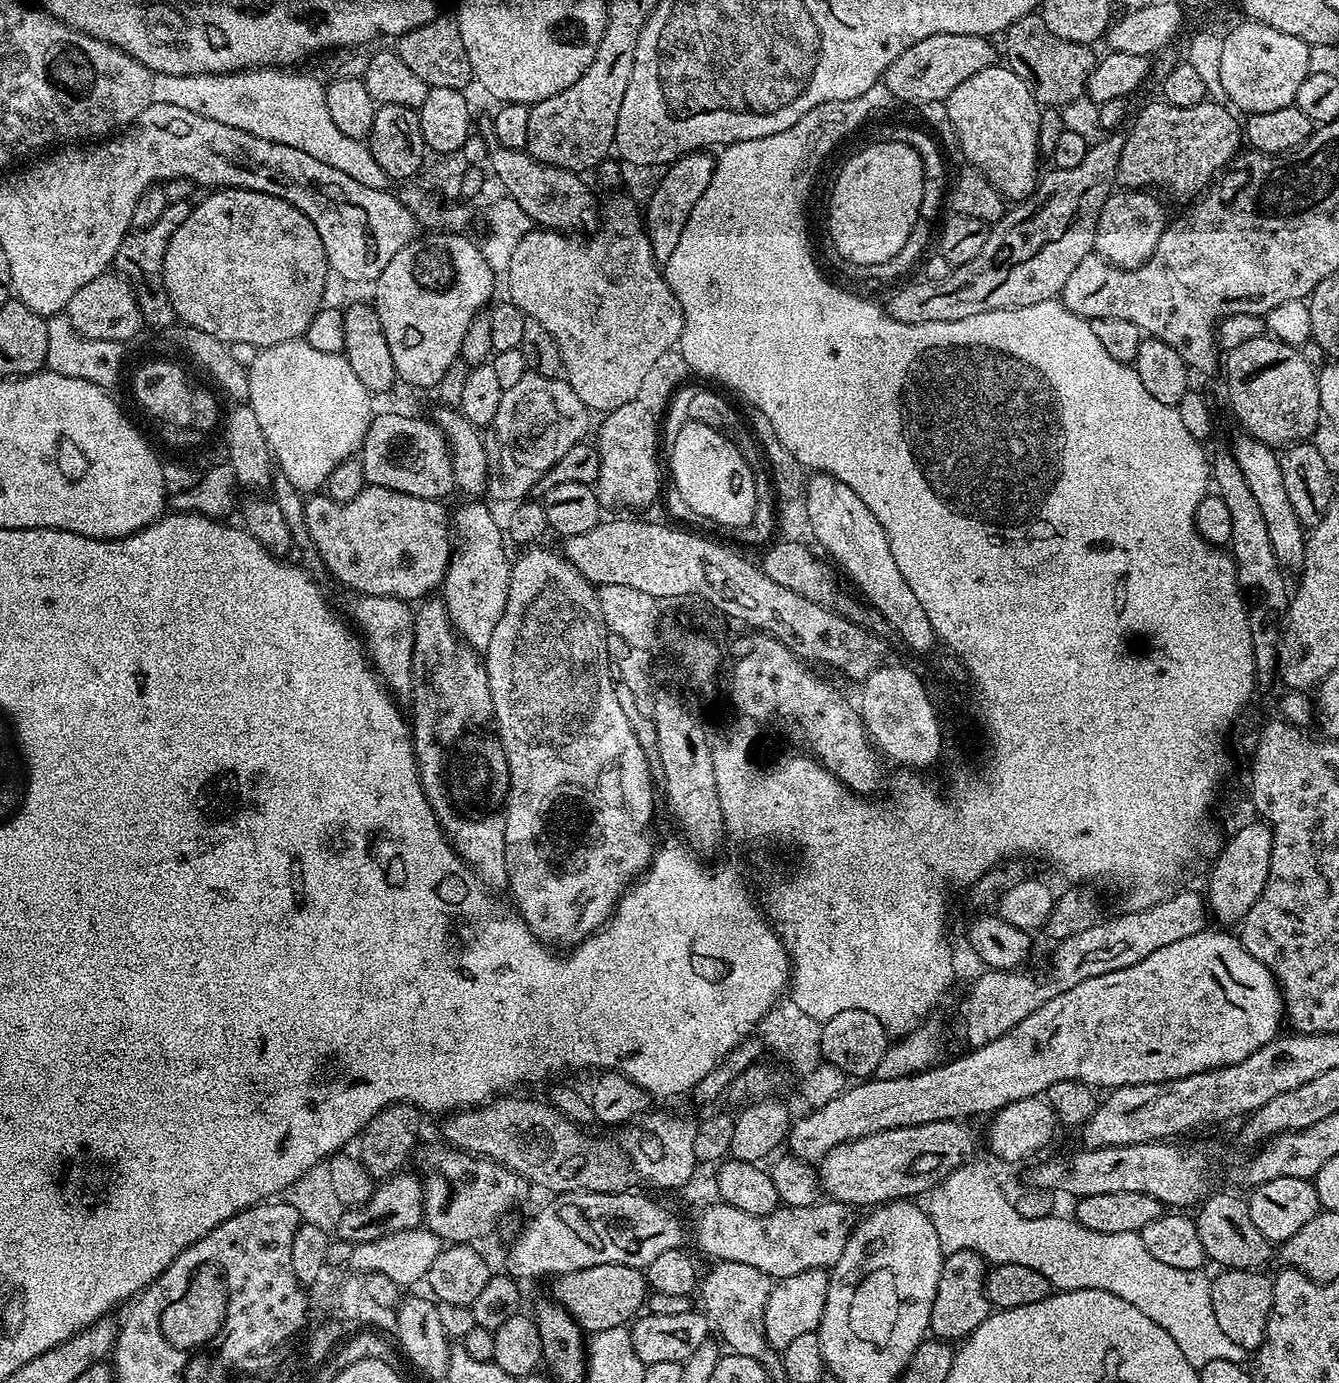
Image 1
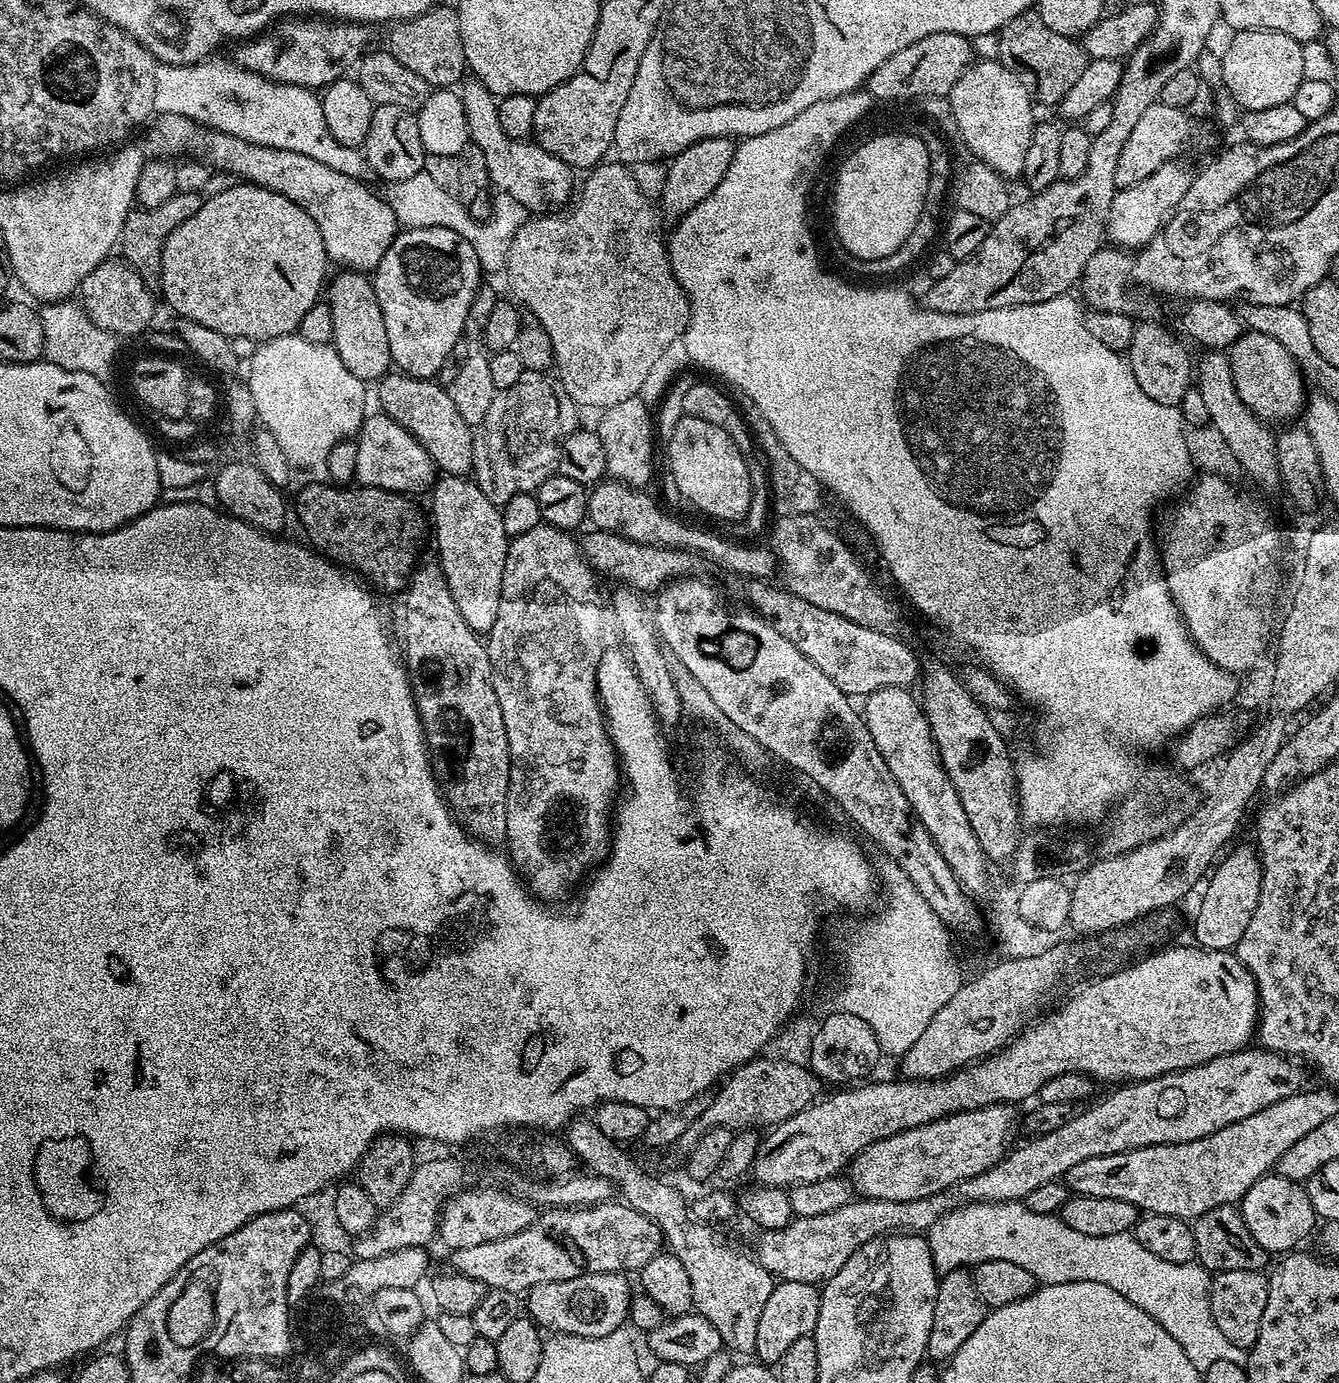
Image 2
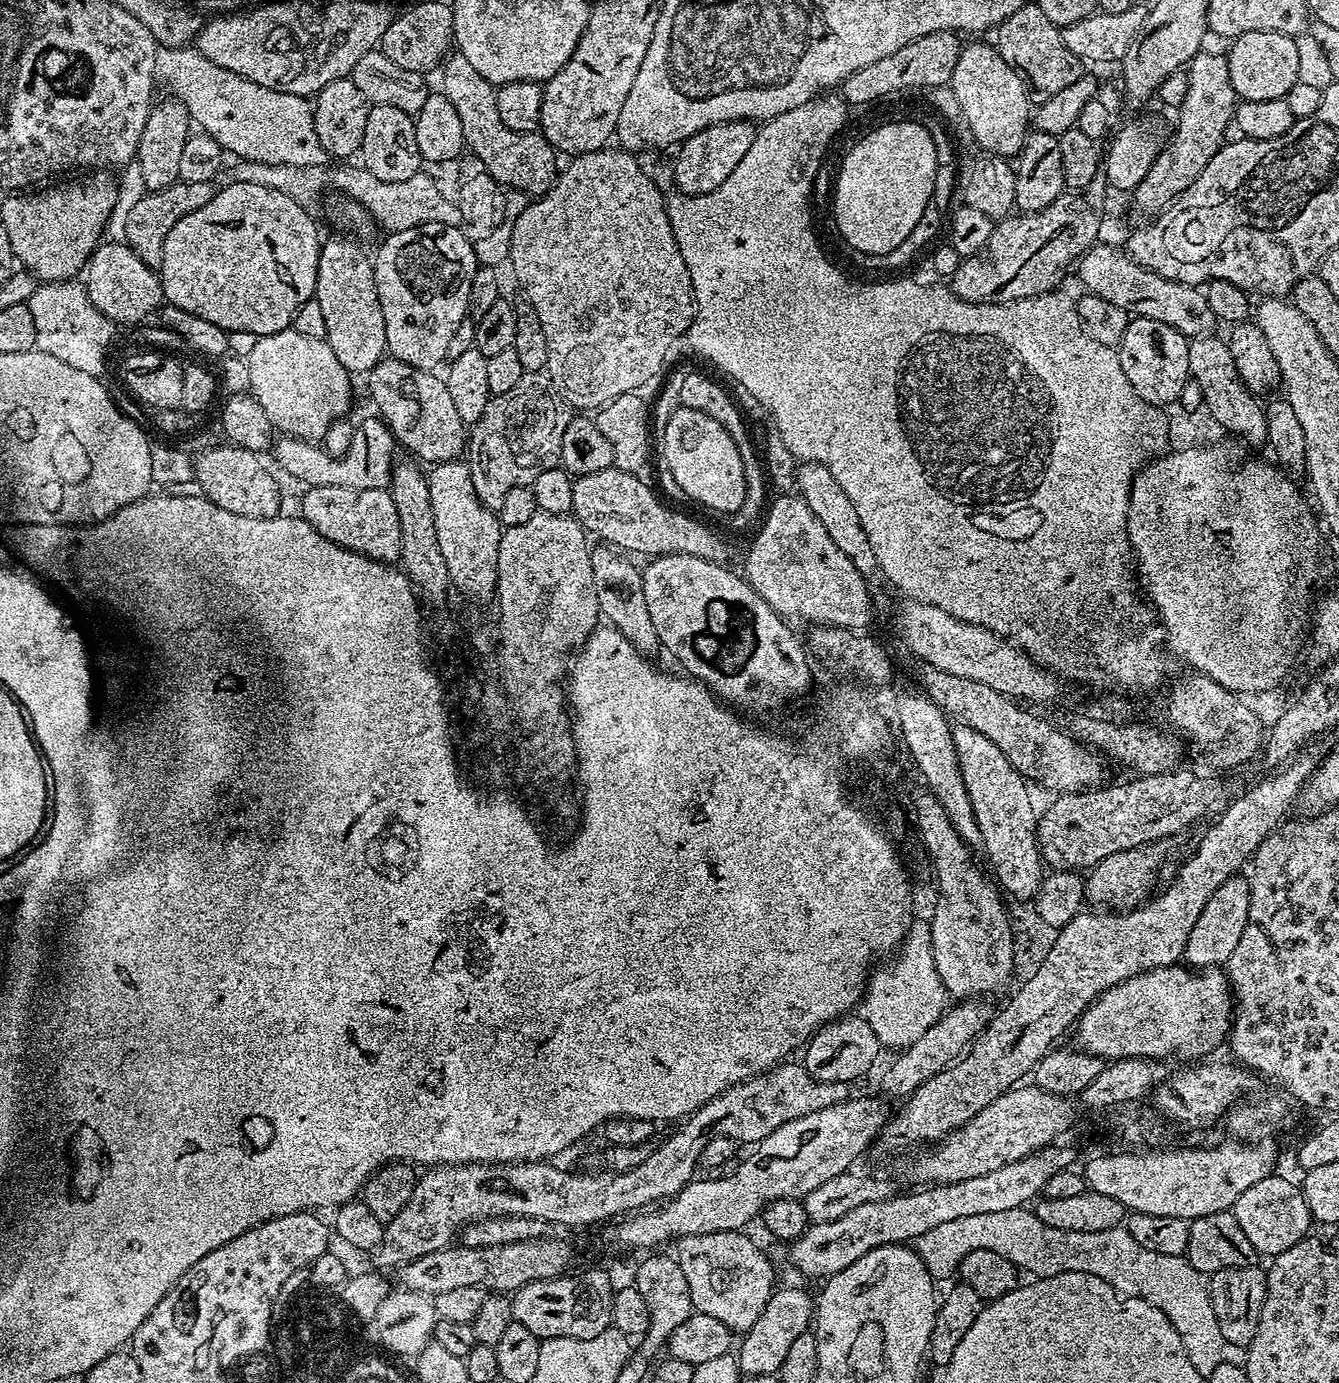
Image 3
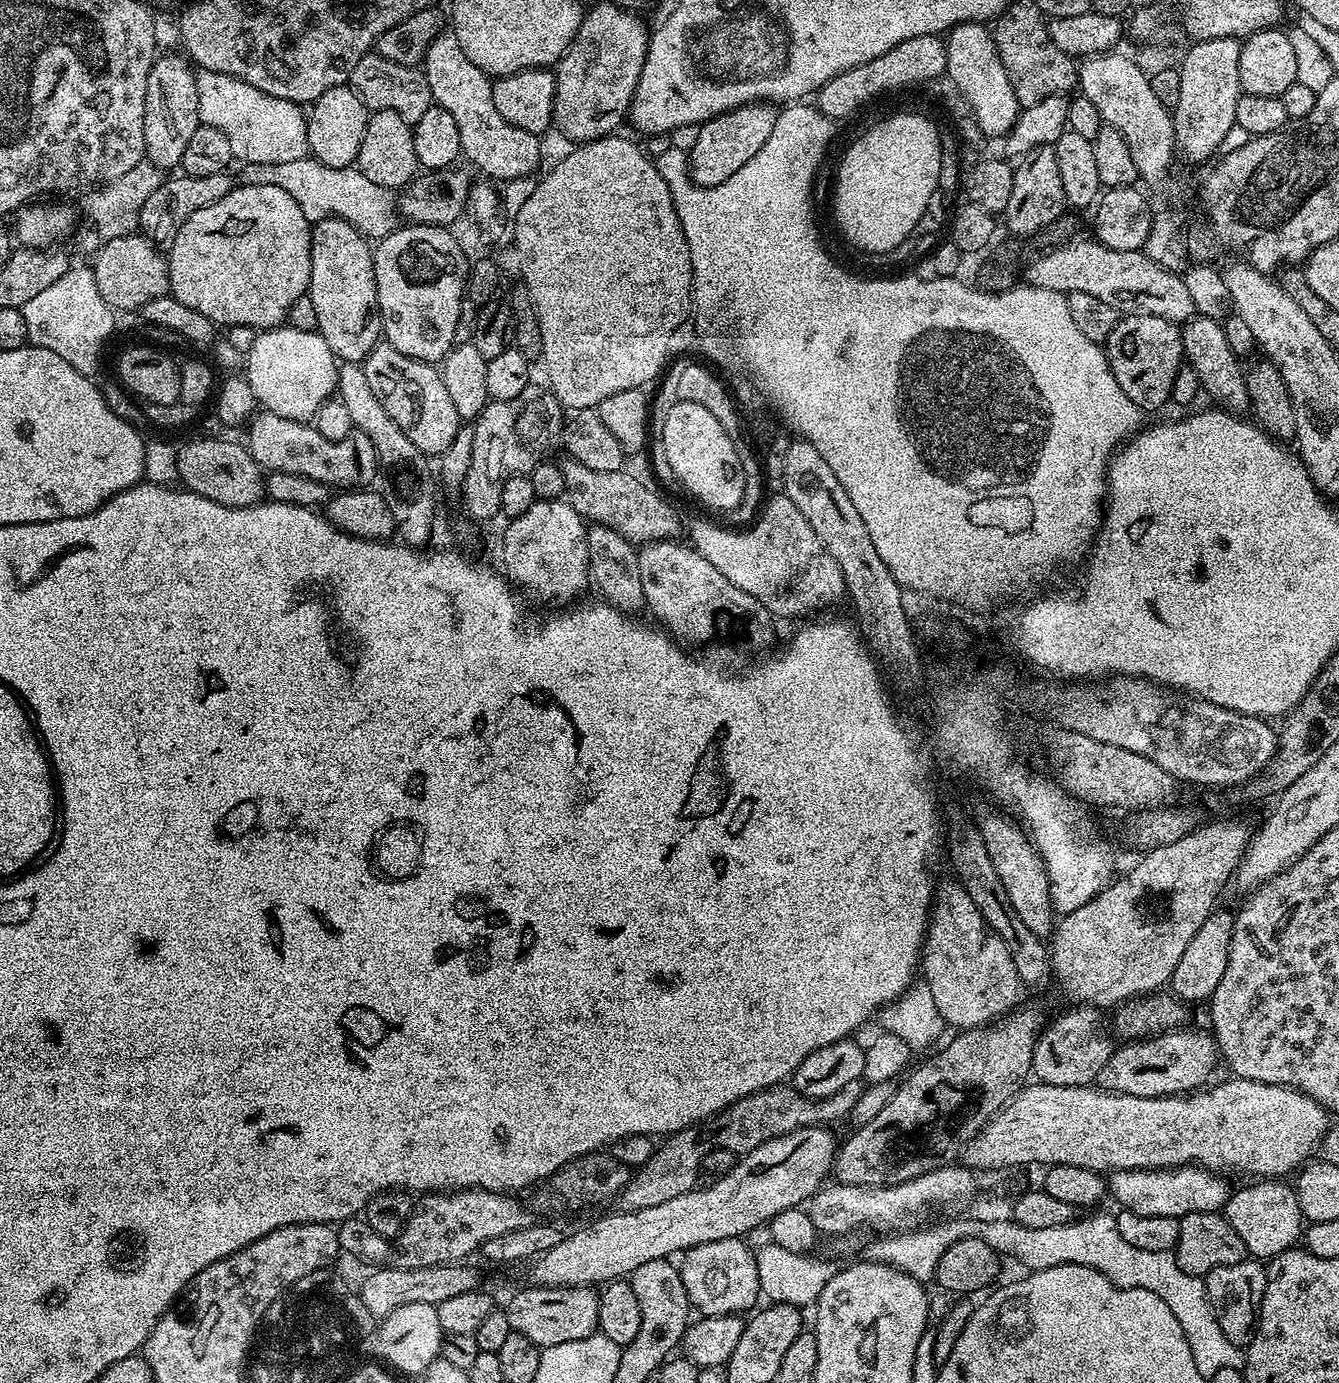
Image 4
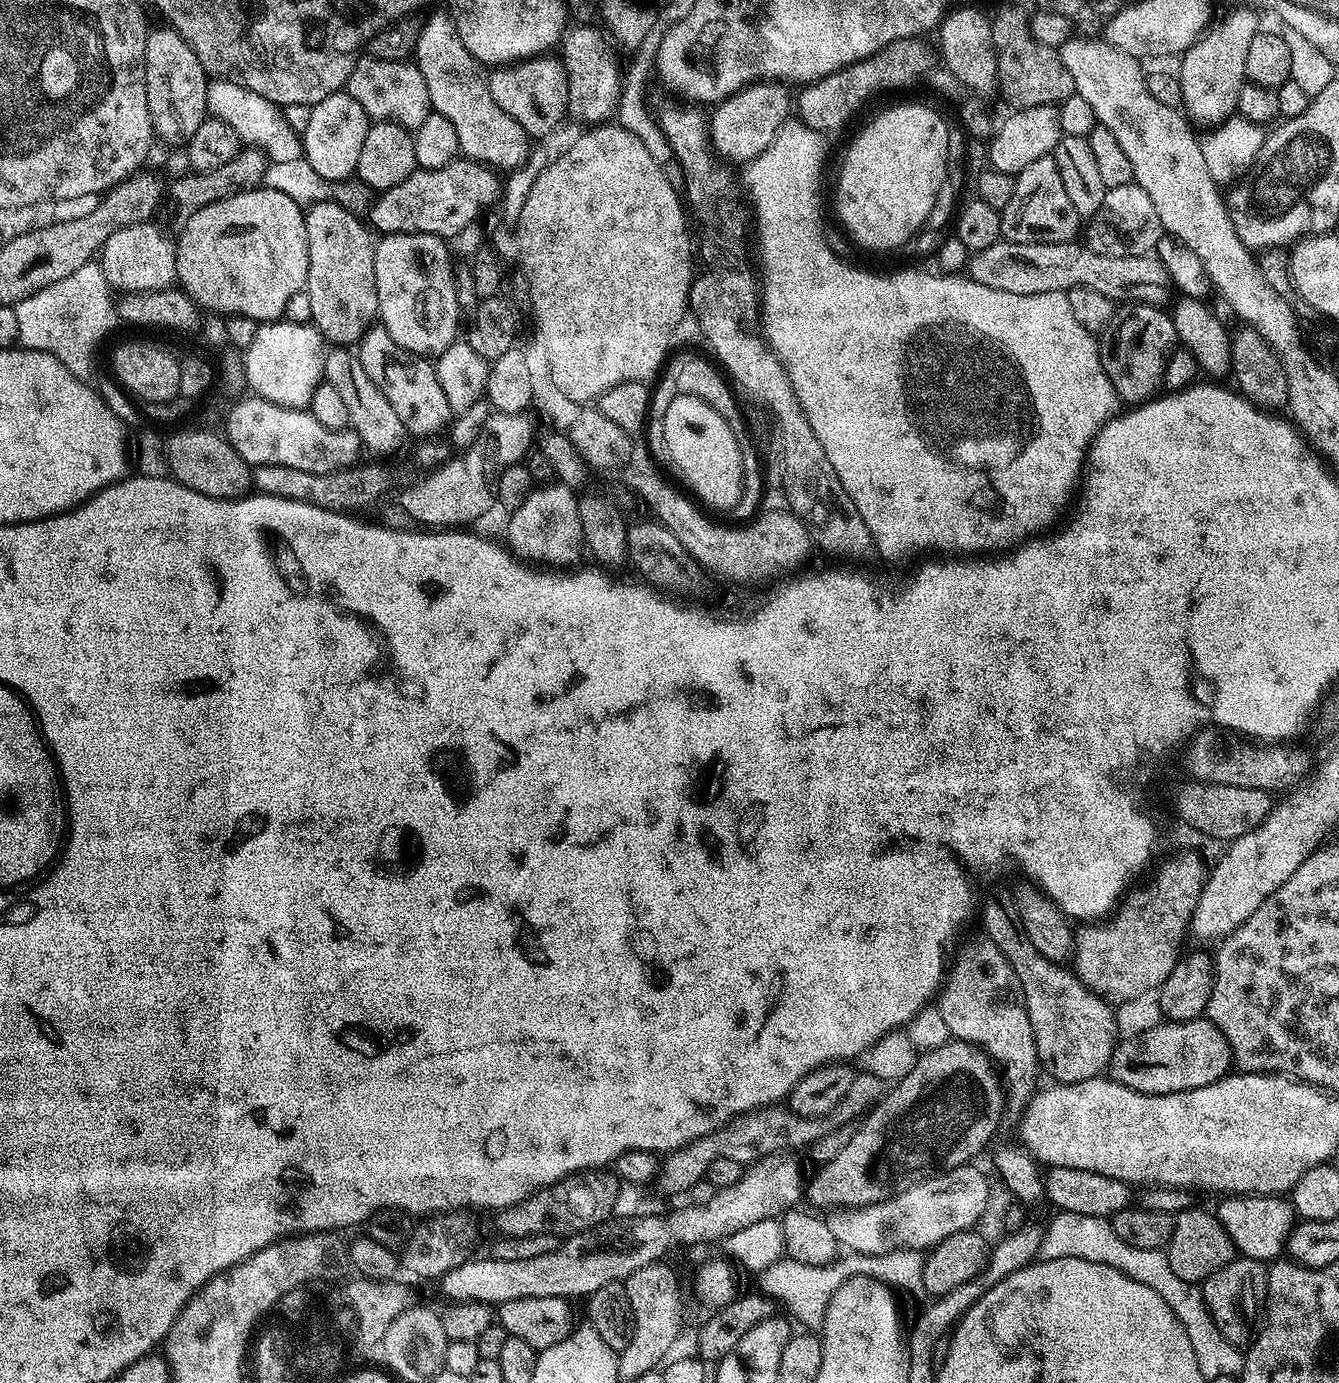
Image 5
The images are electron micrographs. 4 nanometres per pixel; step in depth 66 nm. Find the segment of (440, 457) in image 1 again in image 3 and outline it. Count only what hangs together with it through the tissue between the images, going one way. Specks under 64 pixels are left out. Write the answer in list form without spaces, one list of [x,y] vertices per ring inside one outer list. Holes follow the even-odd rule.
[[[379,418],[364,420],[354,427],[350,450],[341,456],[331,456],[319,443],[301,440],[298,436],[281,435],[275,441],[274,453],[280,468],[308,486],[350,486],[350,490],[388,488],[392,482],[392,466],[397,463],[398,441],[387,424]]]

